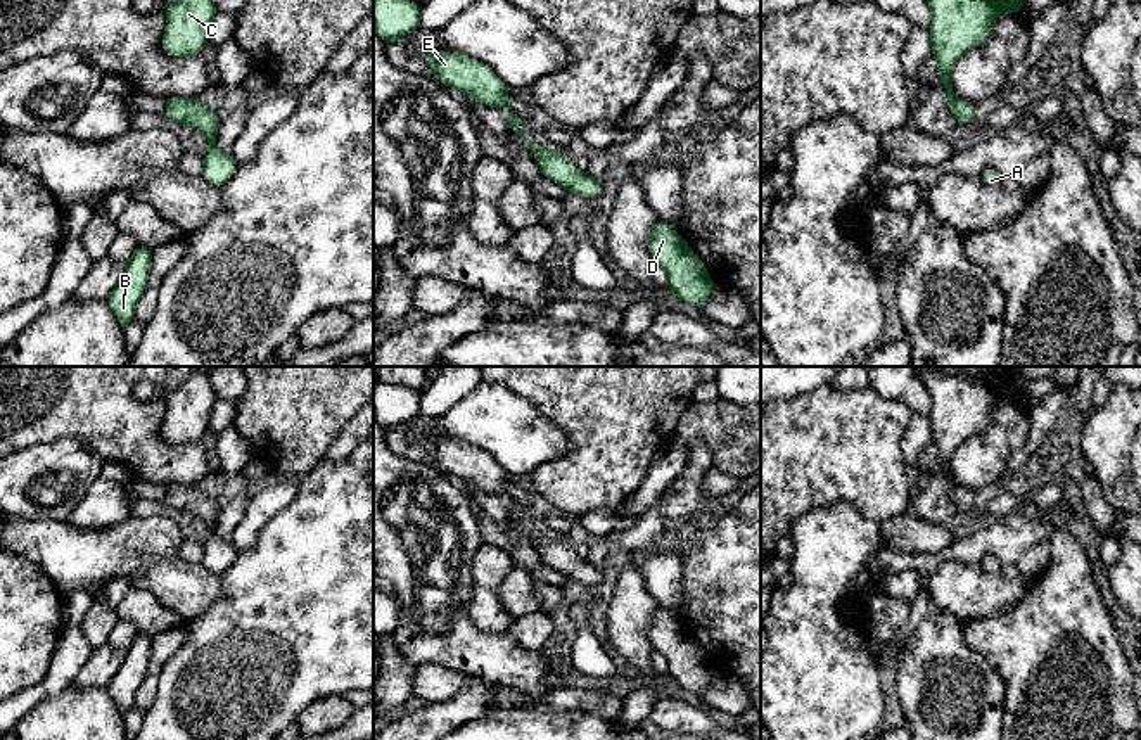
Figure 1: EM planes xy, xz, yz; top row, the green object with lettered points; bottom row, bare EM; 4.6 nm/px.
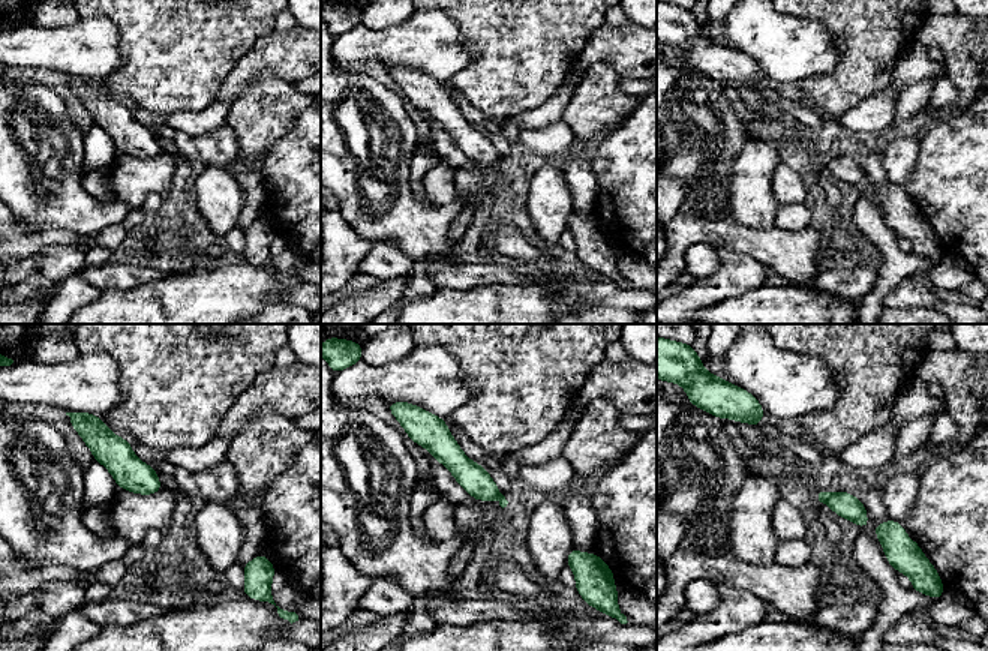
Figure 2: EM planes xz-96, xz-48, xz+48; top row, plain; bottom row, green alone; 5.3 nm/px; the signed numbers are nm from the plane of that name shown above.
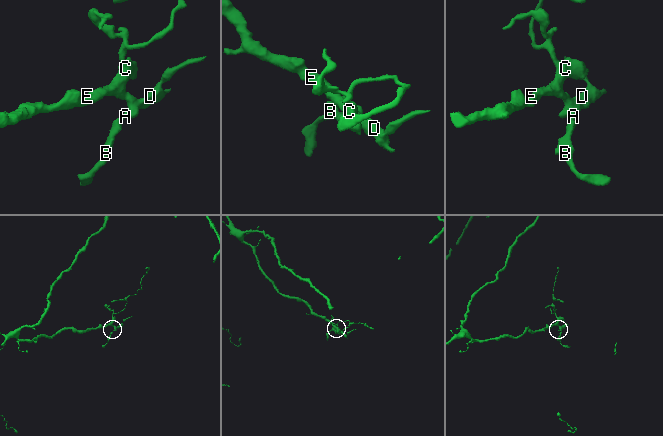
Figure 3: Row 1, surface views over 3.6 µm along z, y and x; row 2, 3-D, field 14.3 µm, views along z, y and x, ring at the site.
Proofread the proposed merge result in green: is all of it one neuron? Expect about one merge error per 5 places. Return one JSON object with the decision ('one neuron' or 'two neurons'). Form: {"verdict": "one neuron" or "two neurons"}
{"verdict": "one neuron"}

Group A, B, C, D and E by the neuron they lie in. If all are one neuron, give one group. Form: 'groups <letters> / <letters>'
groups A B C D E

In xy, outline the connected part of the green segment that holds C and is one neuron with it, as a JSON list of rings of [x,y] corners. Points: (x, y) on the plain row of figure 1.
[[[194,370],[182,386],[166,392],[164,399],[164,439],[178,446],[201,443],[218,401],[209,373]]]

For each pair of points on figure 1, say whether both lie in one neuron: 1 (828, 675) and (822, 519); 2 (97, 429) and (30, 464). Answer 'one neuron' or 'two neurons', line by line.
1: one neuron
2: two neurons

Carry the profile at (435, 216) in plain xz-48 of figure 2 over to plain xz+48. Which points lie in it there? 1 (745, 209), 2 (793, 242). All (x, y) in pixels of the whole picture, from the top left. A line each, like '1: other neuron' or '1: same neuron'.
1: other neuron
2: same neuron

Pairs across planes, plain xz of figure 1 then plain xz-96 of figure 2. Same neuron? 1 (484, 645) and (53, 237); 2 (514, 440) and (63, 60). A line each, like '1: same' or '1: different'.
1: different
2: same

